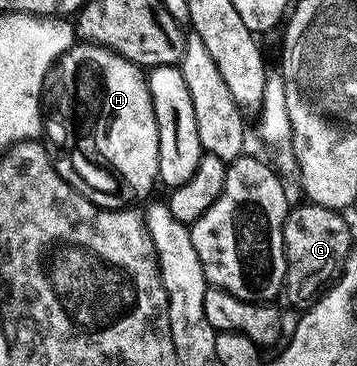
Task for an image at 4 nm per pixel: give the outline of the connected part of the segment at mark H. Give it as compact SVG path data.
M76 42L75 46L69 48L63 54L61 68L63 67L63 115L67 118L67 139L71 142L71 167L92 187L95 191L123 191L127 195L136 195L143 199L154 187L157 187L159 177L159 134L157 133L157 117L153 109L153 97L149 93L149 85L144 68L139 64L129 61L108 47L100 46L98 43Z

